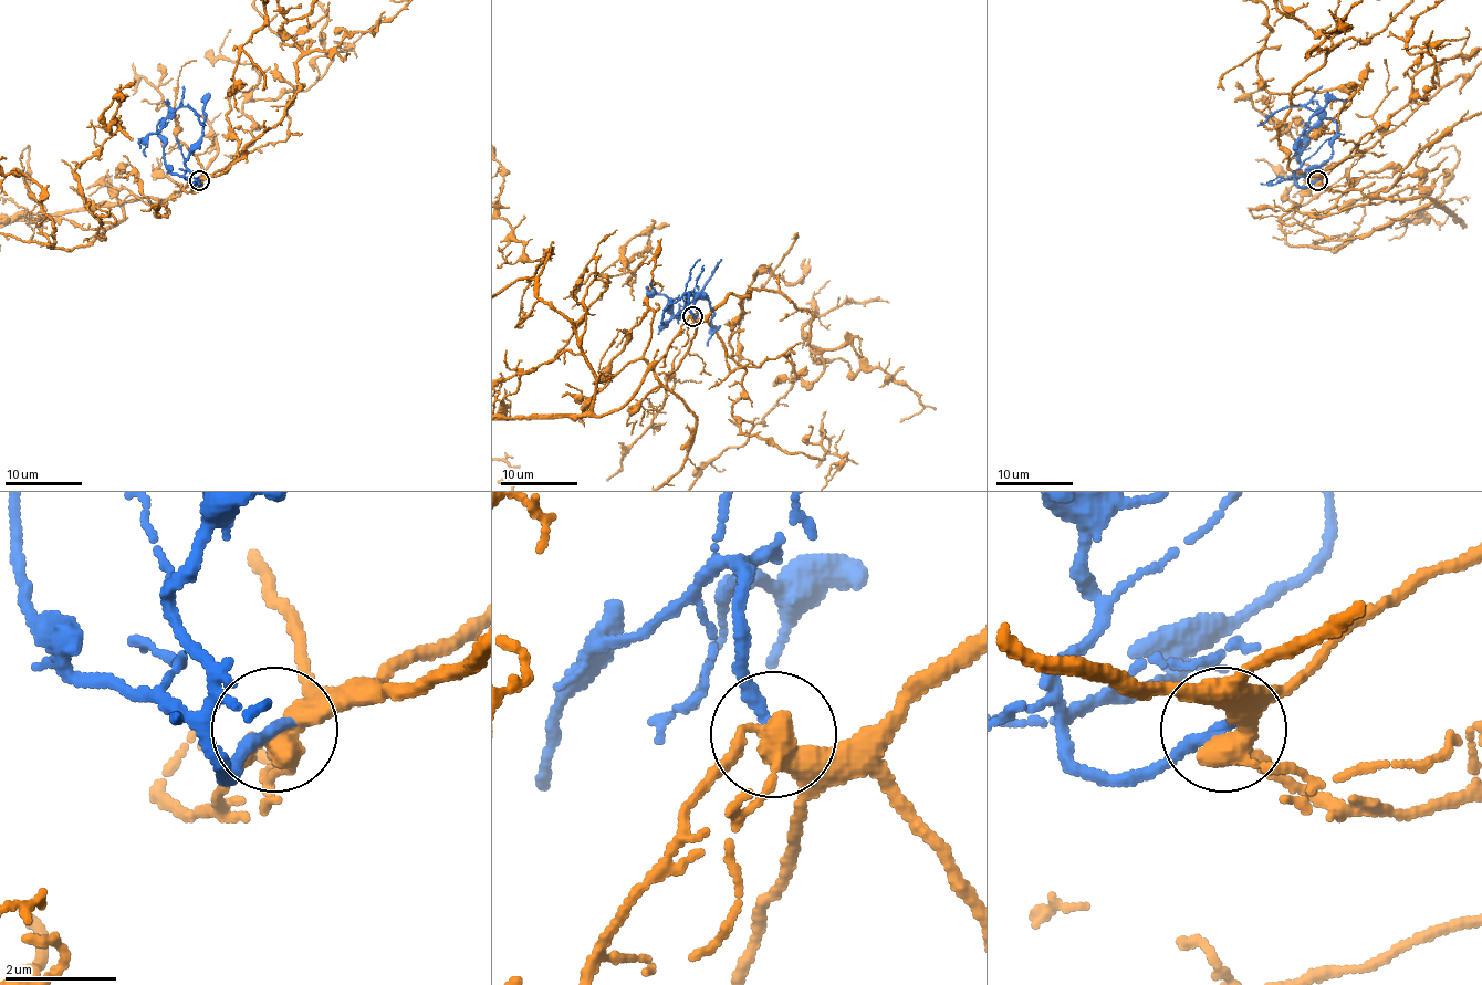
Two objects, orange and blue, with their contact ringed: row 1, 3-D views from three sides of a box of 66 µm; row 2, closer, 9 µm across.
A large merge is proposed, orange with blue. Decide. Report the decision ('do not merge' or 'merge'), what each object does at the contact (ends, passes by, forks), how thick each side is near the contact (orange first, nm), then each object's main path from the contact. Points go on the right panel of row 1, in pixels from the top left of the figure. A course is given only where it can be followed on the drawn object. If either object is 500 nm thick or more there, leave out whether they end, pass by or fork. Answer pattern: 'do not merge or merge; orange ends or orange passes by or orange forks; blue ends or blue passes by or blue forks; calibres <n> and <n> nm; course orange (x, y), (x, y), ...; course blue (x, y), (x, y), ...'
merge; orange forks; blue ends; calibres 340 and 240 nm; course blue (1317, 180), (1301, 187), (1296, 180), (1328, 159), (1336, 125), (1306, 107), (1282, 107), (1258, 126)

